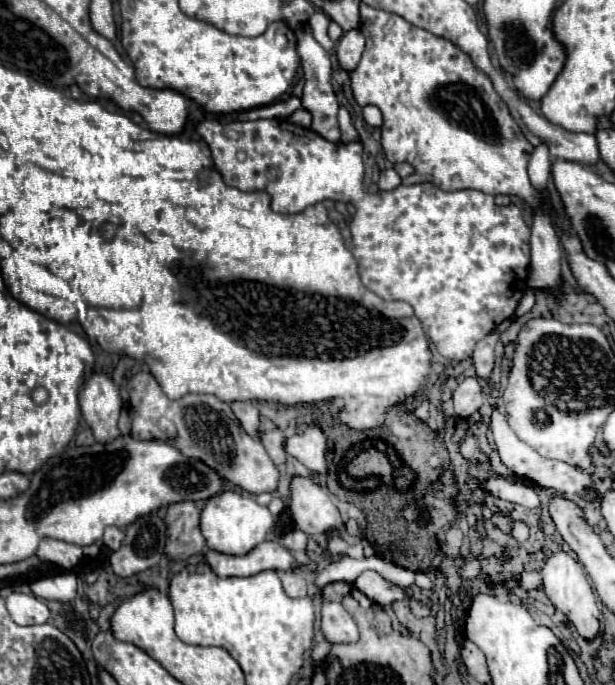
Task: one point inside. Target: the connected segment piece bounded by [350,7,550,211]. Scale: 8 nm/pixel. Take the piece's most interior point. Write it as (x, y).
(443, 117)

